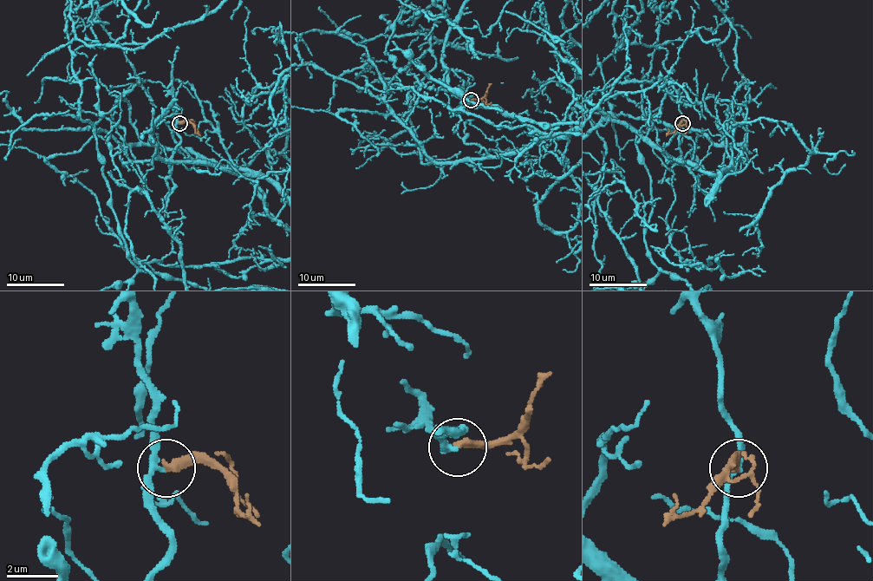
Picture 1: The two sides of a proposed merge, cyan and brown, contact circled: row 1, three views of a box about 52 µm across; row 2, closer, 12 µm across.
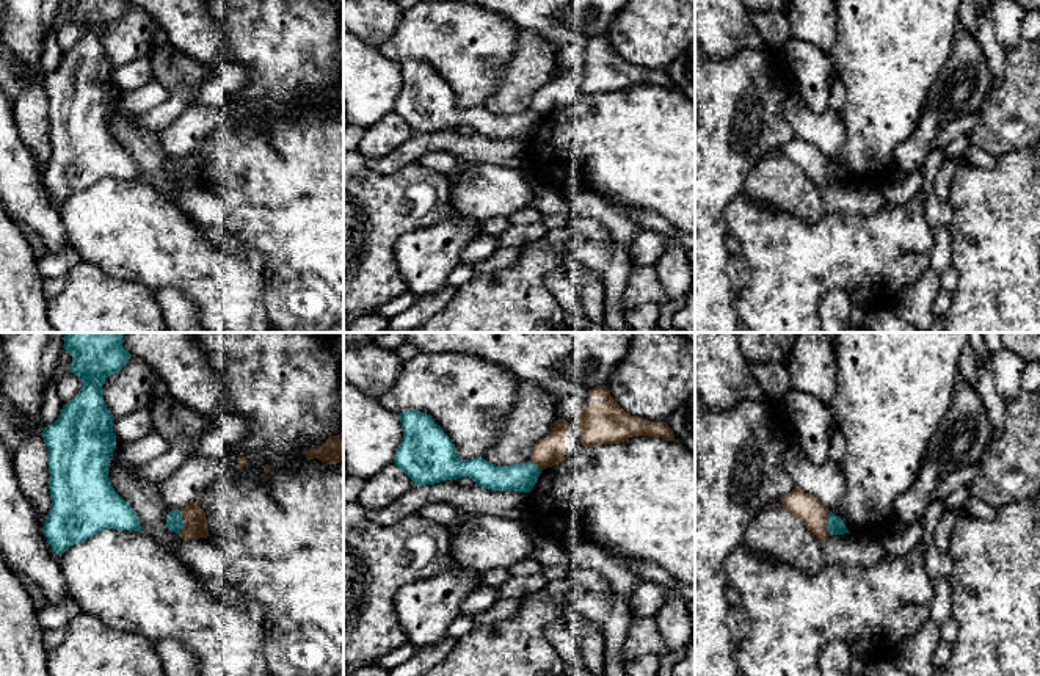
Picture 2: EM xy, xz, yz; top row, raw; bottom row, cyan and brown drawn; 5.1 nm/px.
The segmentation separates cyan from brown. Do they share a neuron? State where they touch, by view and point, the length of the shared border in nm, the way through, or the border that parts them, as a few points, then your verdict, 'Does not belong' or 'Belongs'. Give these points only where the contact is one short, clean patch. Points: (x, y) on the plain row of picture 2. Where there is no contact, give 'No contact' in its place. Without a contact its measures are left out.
Touches cyan at xy (182, 171). Shared border 140 nm. Boundary: xy (178, 159), (182, 168), (179, 184). Does not belong

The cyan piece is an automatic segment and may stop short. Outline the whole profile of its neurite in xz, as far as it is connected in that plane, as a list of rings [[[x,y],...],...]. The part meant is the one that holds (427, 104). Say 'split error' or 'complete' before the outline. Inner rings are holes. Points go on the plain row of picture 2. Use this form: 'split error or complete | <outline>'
complete | [[[406,58],[398,66],[403,86],[394,111],[416,135],[469,125],[491,140],[530,141],[543,119],[532,110],[496,114],[482,105],[460,108],[453,89],[431,64]]]

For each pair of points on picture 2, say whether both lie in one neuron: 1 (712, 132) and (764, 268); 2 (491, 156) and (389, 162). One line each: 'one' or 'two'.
1: two
2: one

